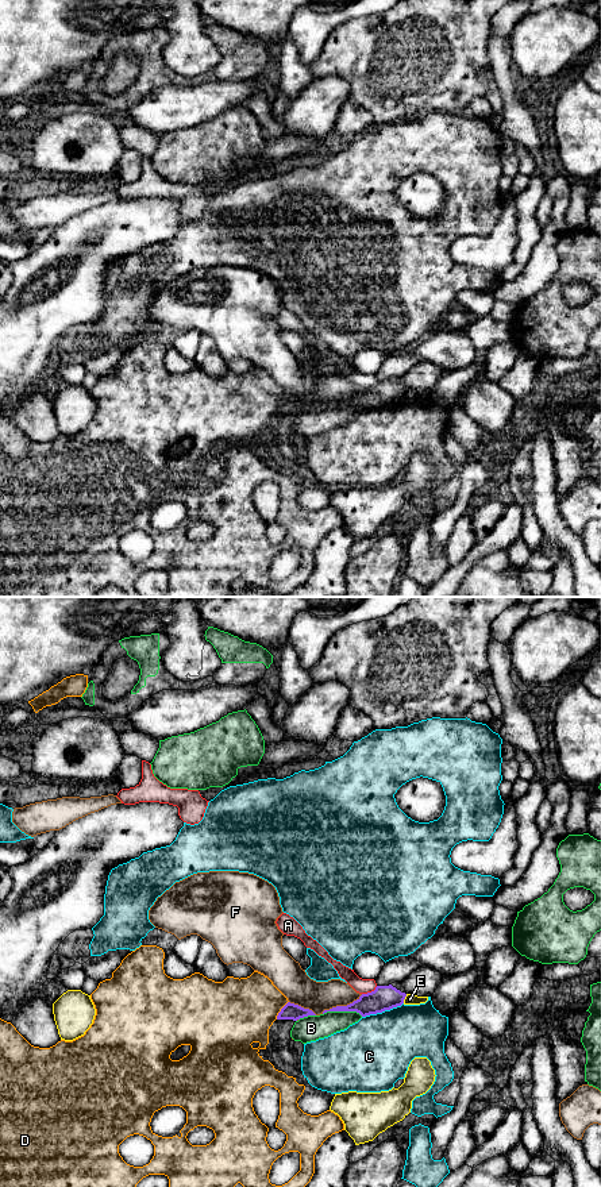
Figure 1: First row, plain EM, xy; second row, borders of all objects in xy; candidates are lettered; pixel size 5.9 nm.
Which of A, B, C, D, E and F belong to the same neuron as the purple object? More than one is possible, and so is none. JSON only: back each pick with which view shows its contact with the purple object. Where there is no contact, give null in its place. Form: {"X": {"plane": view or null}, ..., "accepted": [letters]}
{"accepted": []}

